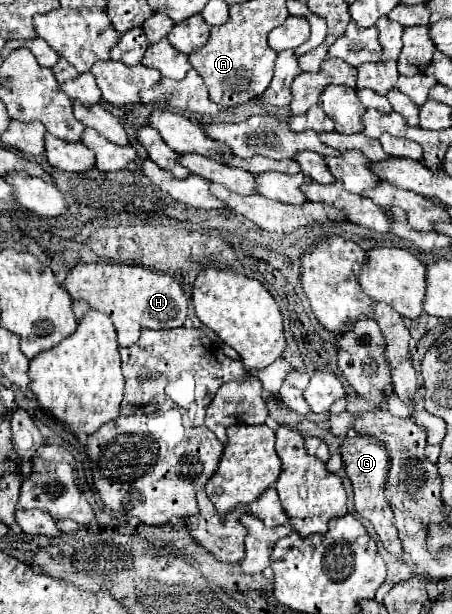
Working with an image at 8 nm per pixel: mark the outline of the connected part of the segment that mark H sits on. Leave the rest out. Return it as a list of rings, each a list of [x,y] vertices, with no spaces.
[[[79,264],[67,272],[63,286],[79,288],[81,298],[91,308],[105,312],[119,334],[121,346],[131,346],[141,328],[179,328],[187,316],[187,298],[181,284],[169,274],[157,274],[143,266],[127,264]]]

